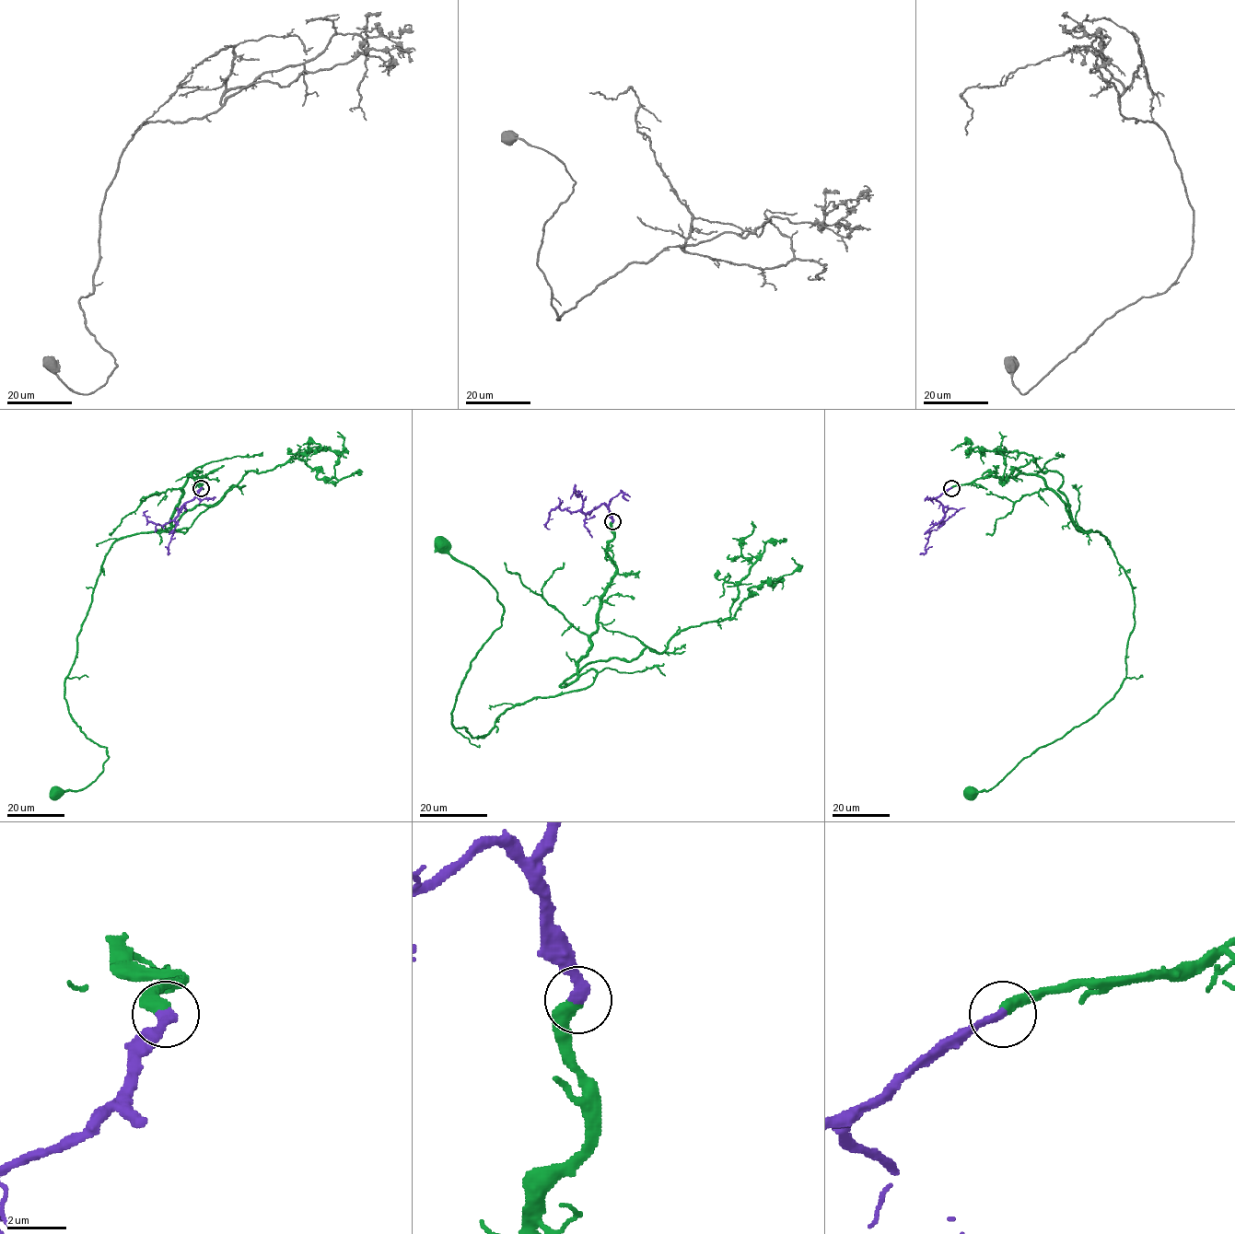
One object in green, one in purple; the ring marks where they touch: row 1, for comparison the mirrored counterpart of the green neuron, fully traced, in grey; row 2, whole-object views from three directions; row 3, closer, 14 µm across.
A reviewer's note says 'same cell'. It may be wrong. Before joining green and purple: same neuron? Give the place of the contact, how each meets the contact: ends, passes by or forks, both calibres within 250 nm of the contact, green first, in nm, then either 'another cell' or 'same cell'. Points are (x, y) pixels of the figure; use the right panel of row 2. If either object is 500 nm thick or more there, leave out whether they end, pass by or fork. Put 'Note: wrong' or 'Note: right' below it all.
at (951, 488); green ends there; purple ends there; 440 nm thick on the green side, 340 nm on the other; same cell
Note: right

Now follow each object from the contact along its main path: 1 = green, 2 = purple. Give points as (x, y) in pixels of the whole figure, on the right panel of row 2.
1: (951, 487), (1039, 474), (1077, 529), (1105, 537), (1134, 603), (1126, 677), (1112, 697), (995, 786), (972, 792)
2: (951, 487), (937, 498), (943, 506), (944, 515), (940, 526), (958, 510)

